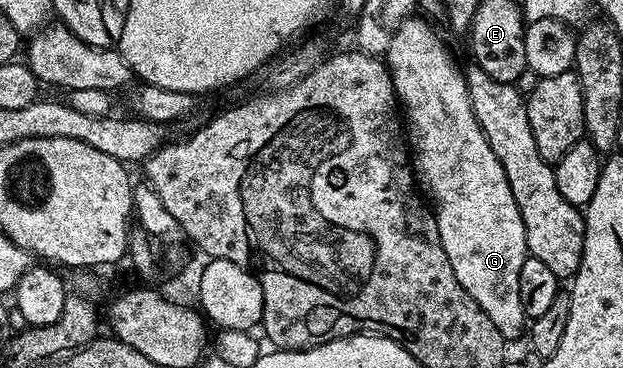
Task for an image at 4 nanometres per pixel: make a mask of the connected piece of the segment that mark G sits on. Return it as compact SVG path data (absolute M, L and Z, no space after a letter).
M418 17L405 19L385 55L395 85L395 97L405 115L405 126L413 147L413 170L418 181L422 185L424 182L431 193L430 201L441 232L441 244L445 248L445 256L449 256L449 264L453 264L453 272L457 272L461 288L477 300L481 312L493 320L493 328L497 328L505 340L519 338L522 334L524 337L525 315L521 308L519 281L521 264L525 264L529 257L525 224L521 220L517 200L513 200L505 168L501 168L501 160L493 156L493 148L489 148L485 132L481 132L481 124L477 124L477 116L473 116L464 71L461 66L459 70L450 52L443 47L442 40L435 35L436 27Z

